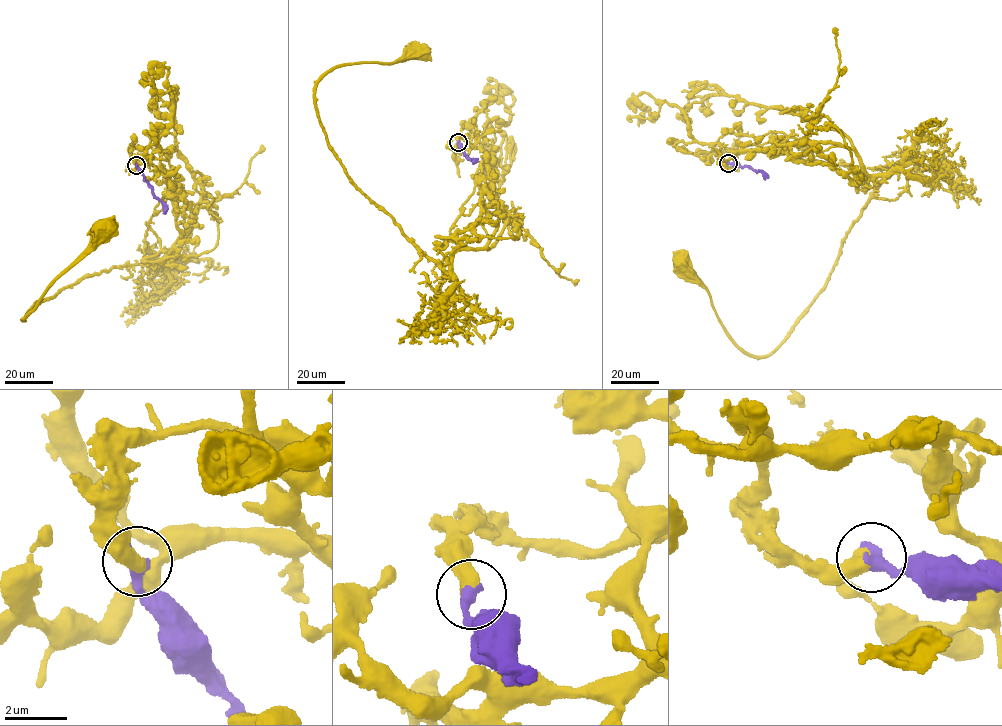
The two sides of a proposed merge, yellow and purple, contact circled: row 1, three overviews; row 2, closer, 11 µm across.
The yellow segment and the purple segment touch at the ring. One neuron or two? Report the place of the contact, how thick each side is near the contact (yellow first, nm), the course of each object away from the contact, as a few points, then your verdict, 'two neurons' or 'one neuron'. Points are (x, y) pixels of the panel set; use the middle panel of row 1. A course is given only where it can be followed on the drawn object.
(458, 142) | 550/480 nm | yellow via (458, 142), (485, 159), (441, 269), (349, 177), (314, 92), (340, 66), (418, 52) | purple via (458, 142), (463, 154), (474, 161), (472, 158) | one neuron

